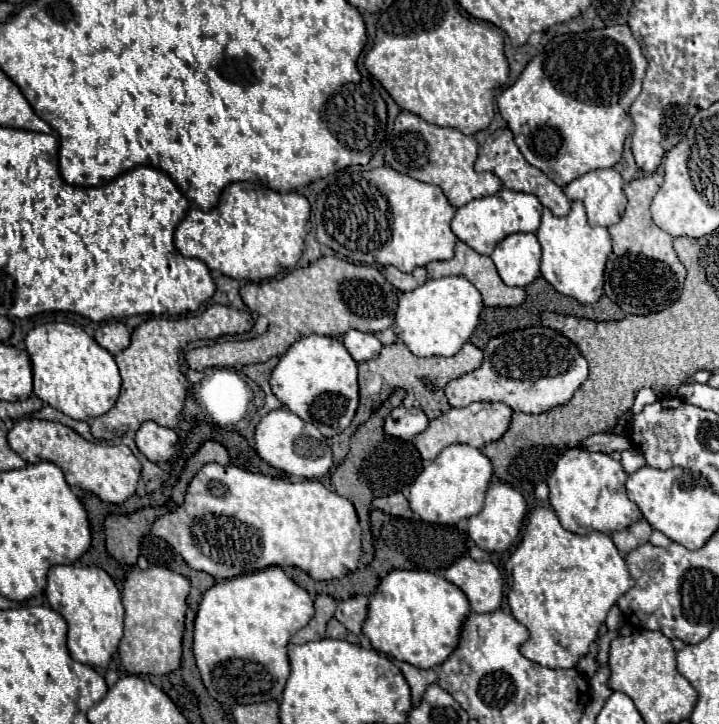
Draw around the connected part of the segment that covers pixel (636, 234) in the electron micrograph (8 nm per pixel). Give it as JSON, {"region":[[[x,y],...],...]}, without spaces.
{"region":[[[658,173],[630,181],[624,189],[628,197],[626,213],[616,225],[608,227],[612,235],[612,253],[606,263],[604,291],[606,297],[630,315],[650,315],[668,309],[674,301],[678,301],[686,279],[686,269],[672,247],[672,237],[650,217],[650,203],[658,193],[660,183],[662,177]]]}

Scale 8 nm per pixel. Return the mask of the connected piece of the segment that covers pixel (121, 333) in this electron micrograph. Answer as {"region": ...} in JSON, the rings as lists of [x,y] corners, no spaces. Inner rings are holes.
{"region":[[[108,321],[96,329],[94,339],[98,341],[98,345],[108,349],[112,355],[118,355],[130,345],[130,331],[120,321]]]}

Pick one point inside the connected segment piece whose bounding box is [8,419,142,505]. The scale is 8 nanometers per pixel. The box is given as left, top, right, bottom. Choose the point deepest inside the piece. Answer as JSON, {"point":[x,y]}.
{"point":[112,472]}

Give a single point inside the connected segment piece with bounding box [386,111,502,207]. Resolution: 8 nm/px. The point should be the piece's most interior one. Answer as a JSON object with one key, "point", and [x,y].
{"point":[441,155]}

